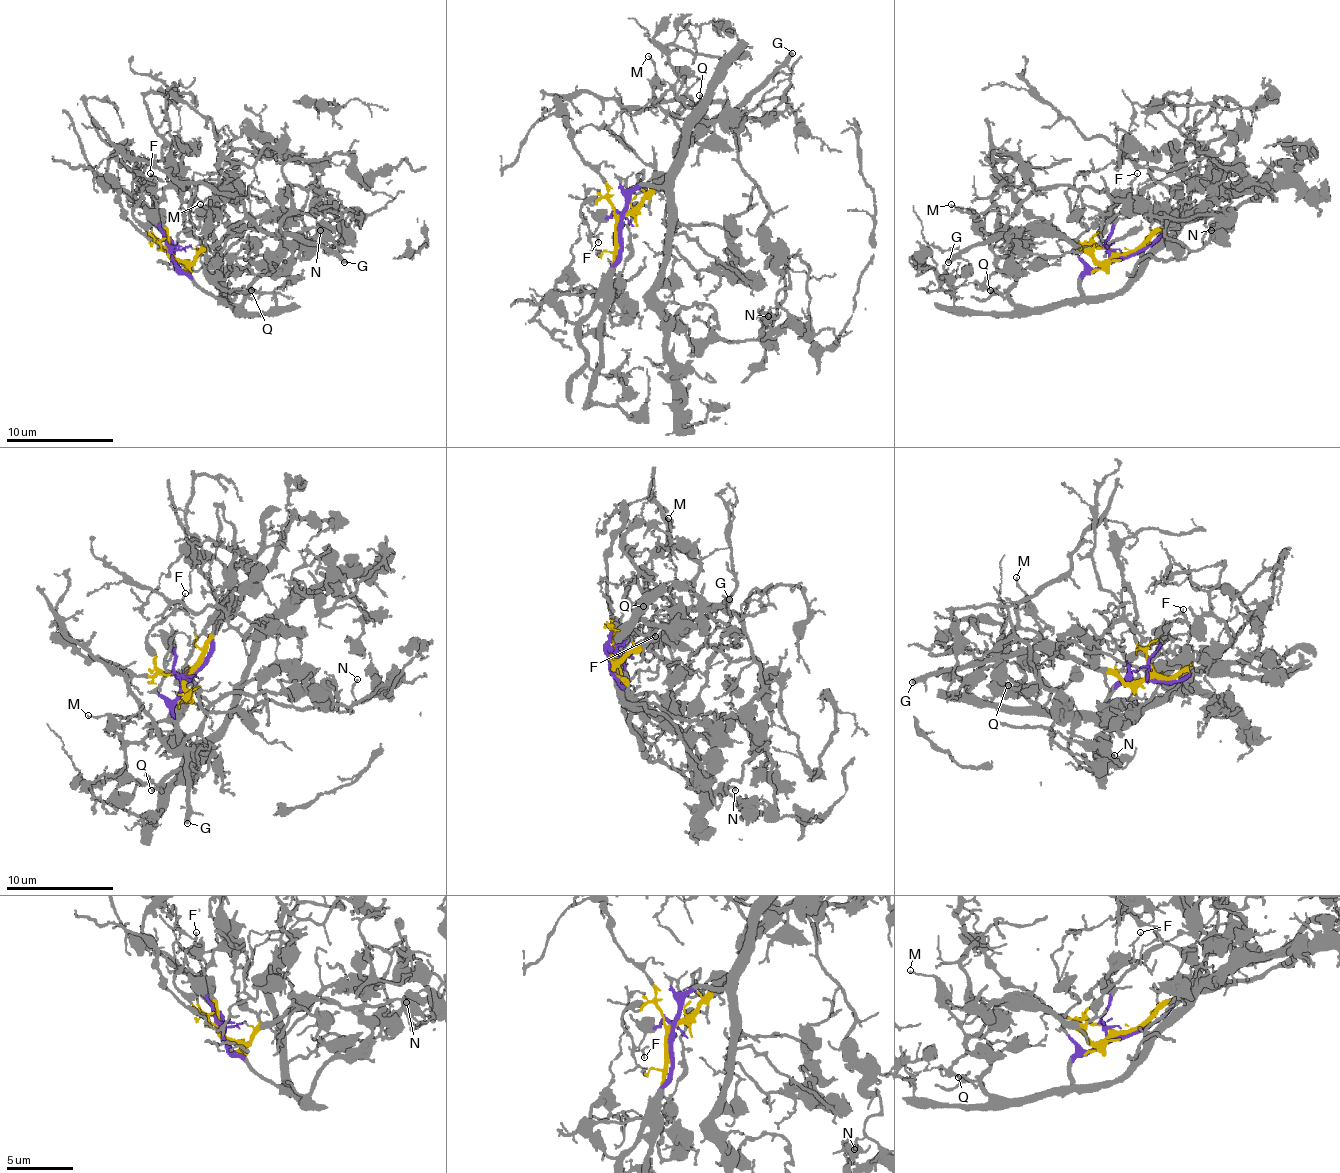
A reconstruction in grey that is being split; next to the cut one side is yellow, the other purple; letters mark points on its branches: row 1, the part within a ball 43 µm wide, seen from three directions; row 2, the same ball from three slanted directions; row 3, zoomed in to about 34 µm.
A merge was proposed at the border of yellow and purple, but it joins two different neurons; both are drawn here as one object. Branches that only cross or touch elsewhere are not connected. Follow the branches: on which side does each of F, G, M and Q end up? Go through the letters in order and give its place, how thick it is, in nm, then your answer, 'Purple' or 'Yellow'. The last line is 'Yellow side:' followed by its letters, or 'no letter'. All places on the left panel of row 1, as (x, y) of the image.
F: Place: (150, 173). Thickness 80 nm. Yellow
G: Place: (344, 262). Thickness 360 nm. Yellow
M: Place: (200, 204). Thickness 120 nm. Yellow
Q: Place: (251, 290). Thickness 140 nm. Purple
Yellow side: F, G, M

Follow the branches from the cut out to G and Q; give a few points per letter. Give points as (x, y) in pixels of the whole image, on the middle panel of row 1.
G: (620, 225), (666, 174), (674, 158), (704, 128), (731, 114), (793, 52)
Q: (620, 225), (620, 211), (631, 195), (642, 185), (666, 179), (682, 144), (685, 120), (701, 101), (699, 96)

